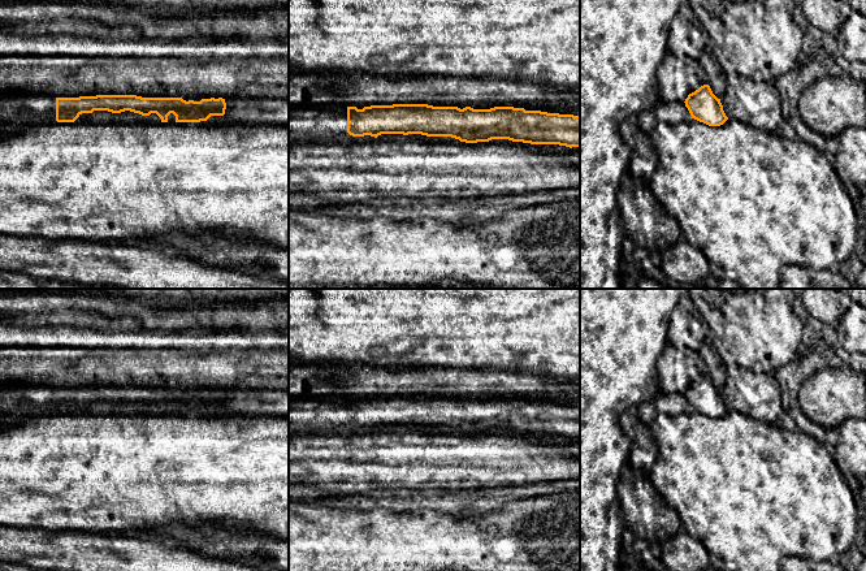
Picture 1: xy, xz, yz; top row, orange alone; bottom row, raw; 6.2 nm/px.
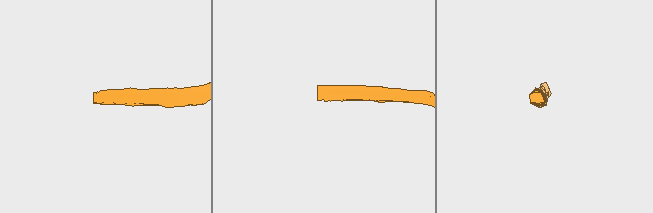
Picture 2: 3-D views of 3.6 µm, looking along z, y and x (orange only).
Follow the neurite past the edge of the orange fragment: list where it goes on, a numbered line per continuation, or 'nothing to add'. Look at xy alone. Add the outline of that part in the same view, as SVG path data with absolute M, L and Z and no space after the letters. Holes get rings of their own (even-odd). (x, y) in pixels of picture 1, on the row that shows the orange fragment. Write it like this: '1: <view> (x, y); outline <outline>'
1: xy (51, 113); outline M49 98L48 100L48 111L46 113L46 117L51 121L56 121L56 98Z

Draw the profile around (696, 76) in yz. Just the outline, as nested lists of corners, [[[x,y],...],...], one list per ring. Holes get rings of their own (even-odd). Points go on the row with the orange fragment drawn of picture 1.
[[[667,52],[662,59],[658,72],[658,98],[664,101],[685,101],[689,94],[703,85],[709,78],[698,60],[690,57],[676,57]]]

